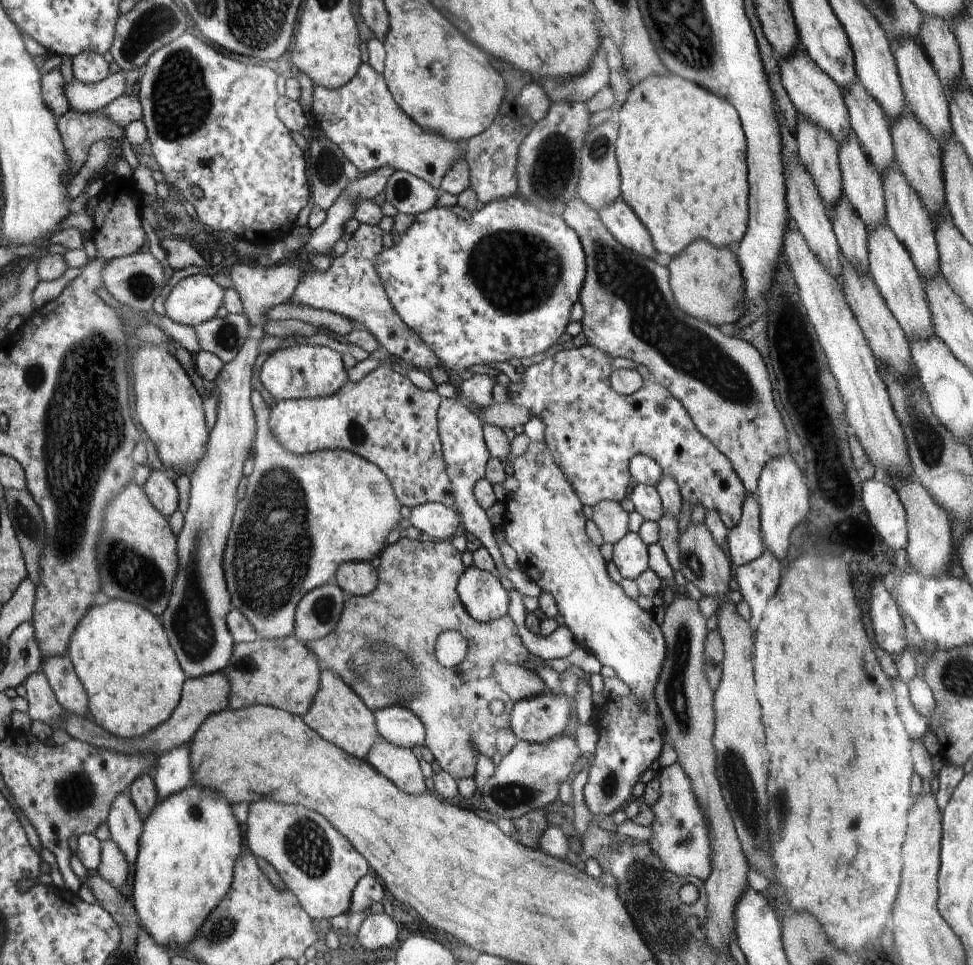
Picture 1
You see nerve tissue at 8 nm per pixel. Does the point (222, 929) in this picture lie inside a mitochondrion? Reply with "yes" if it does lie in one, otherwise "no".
yes

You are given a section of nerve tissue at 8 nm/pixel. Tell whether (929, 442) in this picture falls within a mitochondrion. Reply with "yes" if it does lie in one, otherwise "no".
yes

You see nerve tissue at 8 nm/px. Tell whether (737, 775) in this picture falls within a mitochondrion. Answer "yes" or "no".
yes

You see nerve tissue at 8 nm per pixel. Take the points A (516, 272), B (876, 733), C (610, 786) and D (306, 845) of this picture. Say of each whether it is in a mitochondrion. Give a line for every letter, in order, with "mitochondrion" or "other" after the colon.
A: mitochondrion
B: other
C: mitochondrion
D: mitochondrion

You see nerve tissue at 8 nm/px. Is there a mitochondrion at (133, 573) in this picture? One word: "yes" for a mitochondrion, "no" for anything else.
yes

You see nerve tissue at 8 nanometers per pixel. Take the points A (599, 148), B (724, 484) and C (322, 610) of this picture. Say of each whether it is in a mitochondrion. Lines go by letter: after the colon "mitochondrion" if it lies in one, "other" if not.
A: mitochondrion
B: other
C: mitochondrion

